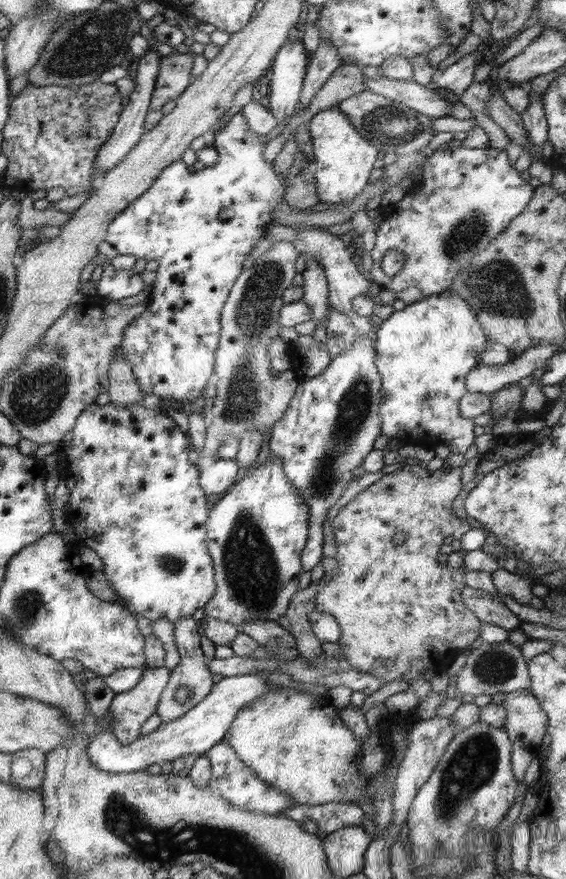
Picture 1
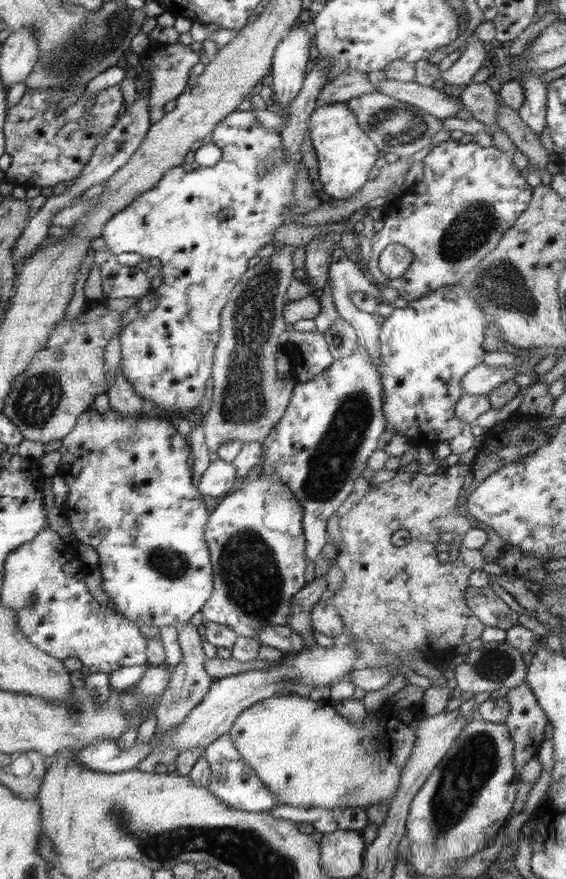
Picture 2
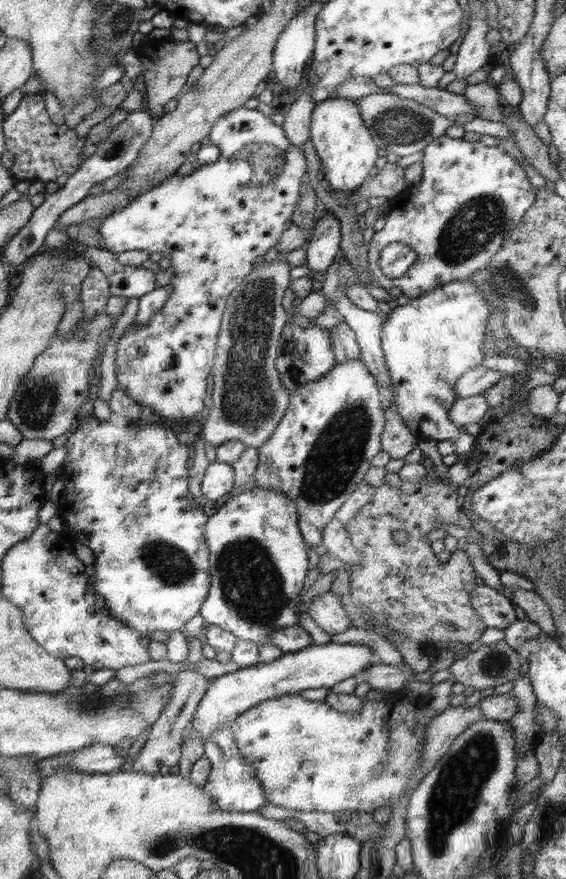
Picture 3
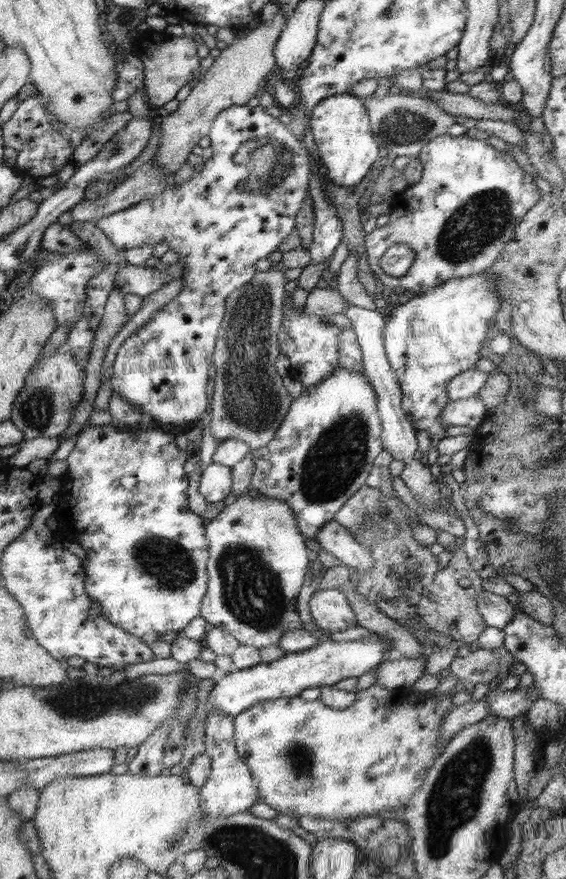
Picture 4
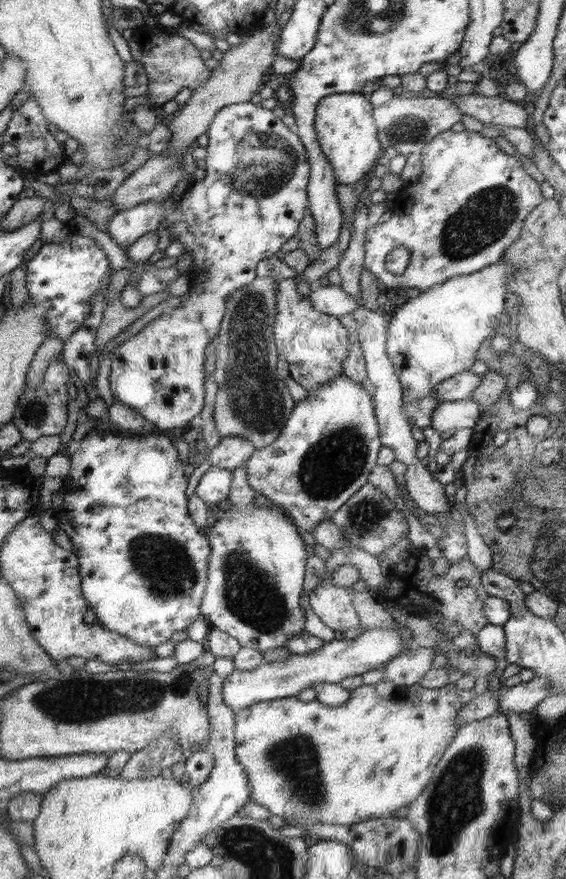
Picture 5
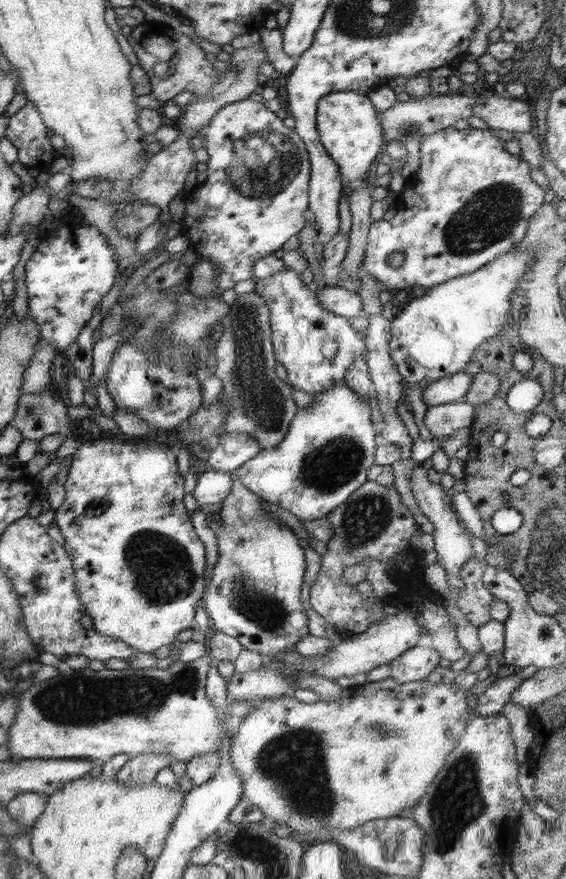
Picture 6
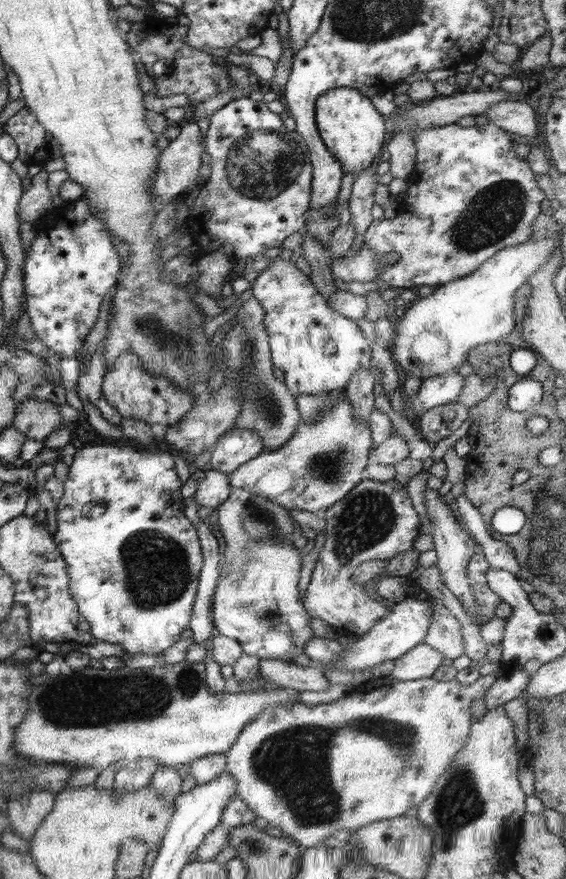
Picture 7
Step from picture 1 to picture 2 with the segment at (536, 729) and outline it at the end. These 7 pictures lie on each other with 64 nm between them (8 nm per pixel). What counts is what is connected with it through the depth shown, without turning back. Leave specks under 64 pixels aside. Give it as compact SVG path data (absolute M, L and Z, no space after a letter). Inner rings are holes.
M526 680L520 686L508 689L505 698L510 704L510 715L505 725L514 744L514 764L519 772L538 753L545 740L548 719Z

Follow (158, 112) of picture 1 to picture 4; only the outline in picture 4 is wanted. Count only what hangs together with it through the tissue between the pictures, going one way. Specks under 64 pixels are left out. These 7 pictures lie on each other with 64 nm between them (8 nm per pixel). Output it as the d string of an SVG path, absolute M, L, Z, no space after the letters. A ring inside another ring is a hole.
M153 29L137 31L136 38L132 39L130 52L140 58L144 64L144 96L147 98L147 104L155 112L175 100L180 88L185 84L194 85L200 80L201 58L196 52L196 45L197 43L190 36L175 37Z

